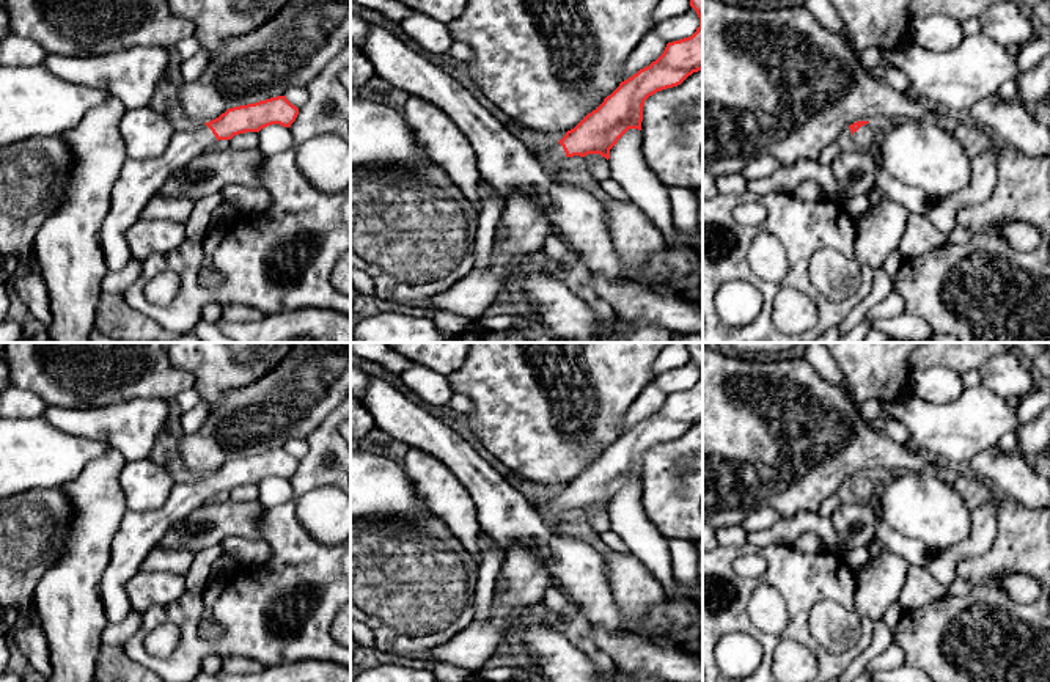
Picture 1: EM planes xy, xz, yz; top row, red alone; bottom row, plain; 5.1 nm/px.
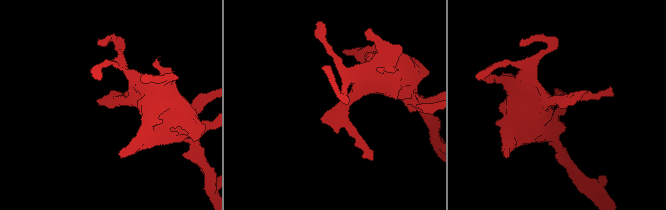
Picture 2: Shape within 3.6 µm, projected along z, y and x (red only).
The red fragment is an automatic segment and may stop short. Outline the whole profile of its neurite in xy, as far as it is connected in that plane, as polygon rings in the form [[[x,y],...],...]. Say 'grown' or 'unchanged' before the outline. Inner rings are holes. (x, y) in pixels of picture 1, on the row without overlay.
grown; [[[286,448],[228,460],[218,470],[190,484],[174,484],[167,501],[152,511],[129,511],[112,541],[112,558],[99,580],[101,600],[108,624],[121,622],[132,610],[127,581],[140,572],[141,563],[160,537],[218,492],[280,476],[291,479],[299,467]]]

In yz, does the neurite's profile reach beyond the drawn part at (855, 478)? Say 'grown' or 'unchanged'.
grown

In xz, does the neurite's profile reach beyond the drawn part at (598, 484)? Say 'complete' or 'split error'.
split error

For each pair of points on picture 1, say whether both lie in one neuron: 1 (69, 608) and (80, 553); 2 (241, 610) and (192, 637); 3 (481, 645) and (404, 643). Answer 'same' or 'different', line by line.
1: same
2: same
3: different

